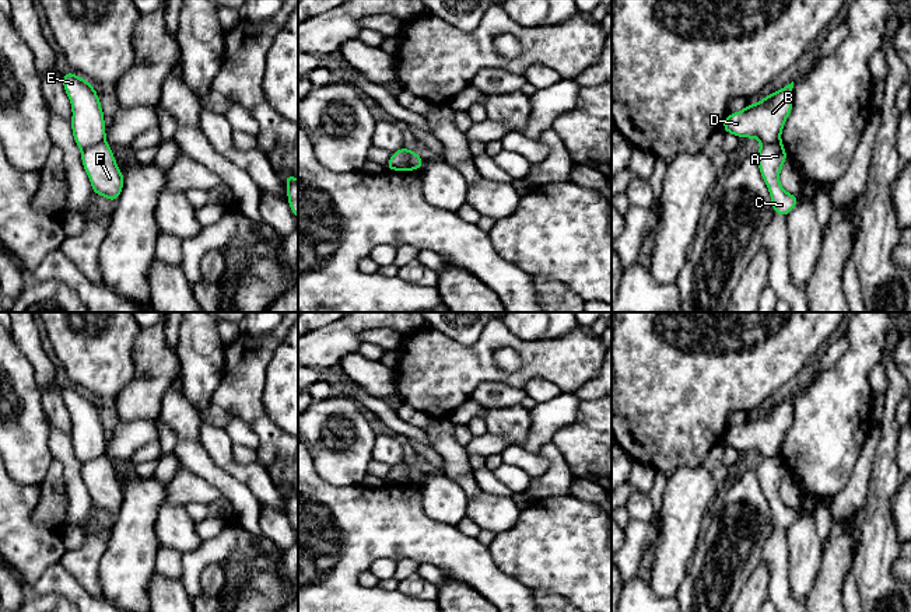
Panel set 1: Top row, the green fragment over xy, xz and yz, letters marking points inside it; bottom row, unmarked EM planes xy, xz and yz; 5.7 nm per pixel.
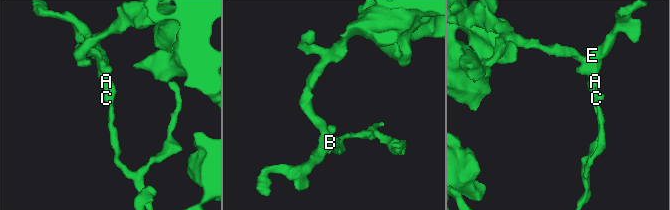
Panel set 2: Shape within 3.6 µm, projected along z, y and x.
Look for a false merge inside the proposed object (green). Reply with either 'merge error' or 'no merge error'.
merge error

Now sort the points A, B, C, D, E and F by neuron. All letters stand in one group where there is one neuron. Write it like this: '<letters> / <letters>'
A C F / B D E

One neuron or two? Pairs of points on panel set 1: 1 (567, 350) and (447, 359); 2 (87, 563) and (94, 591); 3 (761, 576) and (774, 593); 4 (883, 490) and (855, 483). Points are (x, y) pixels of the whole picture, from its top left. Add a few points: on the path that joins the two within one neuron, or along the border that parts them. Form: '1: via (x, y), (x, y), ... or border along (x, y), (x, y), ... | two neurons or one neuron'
1: via (536, 350), (515, 342), (493, 342), (477, 360) | one neuron
2: via (87, 570), (90, 584) | one neuron
3: border along (761, 559), (768, 570), (768, 597) | two neurons
4: border along (876, 455), (872, 464), (868, 493), (862, 504) | two neurons

